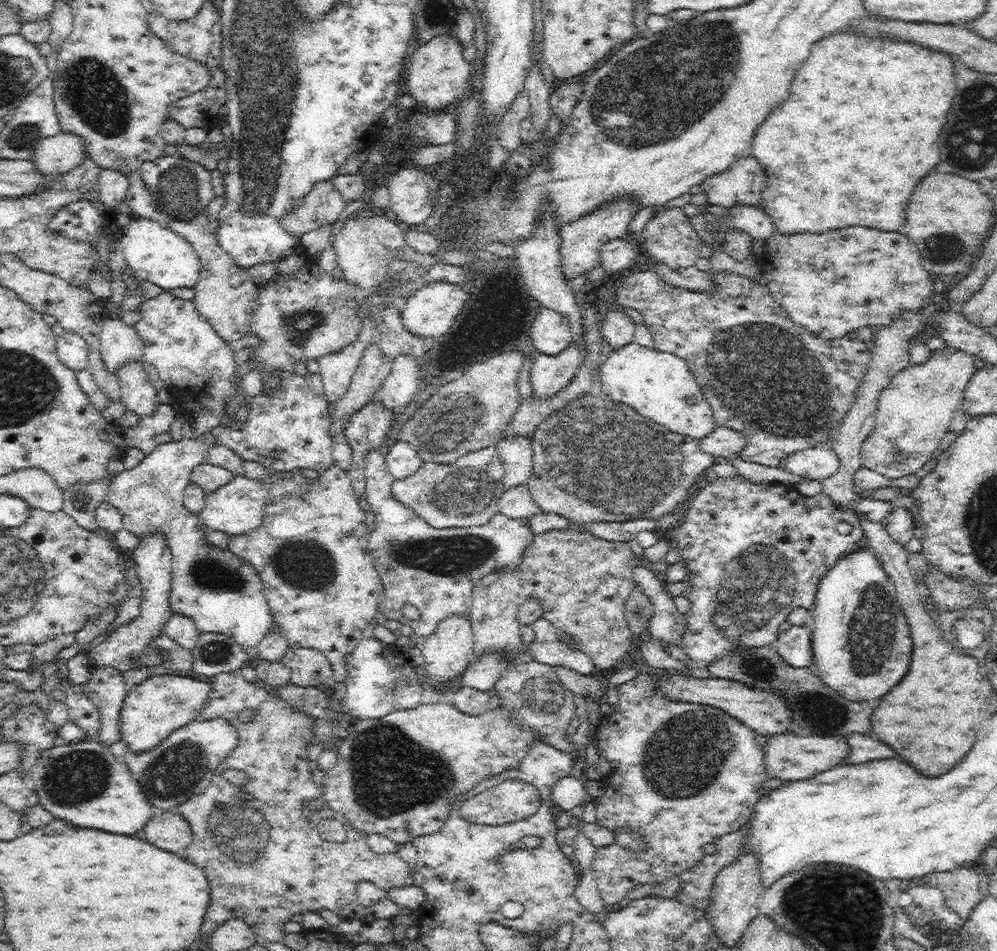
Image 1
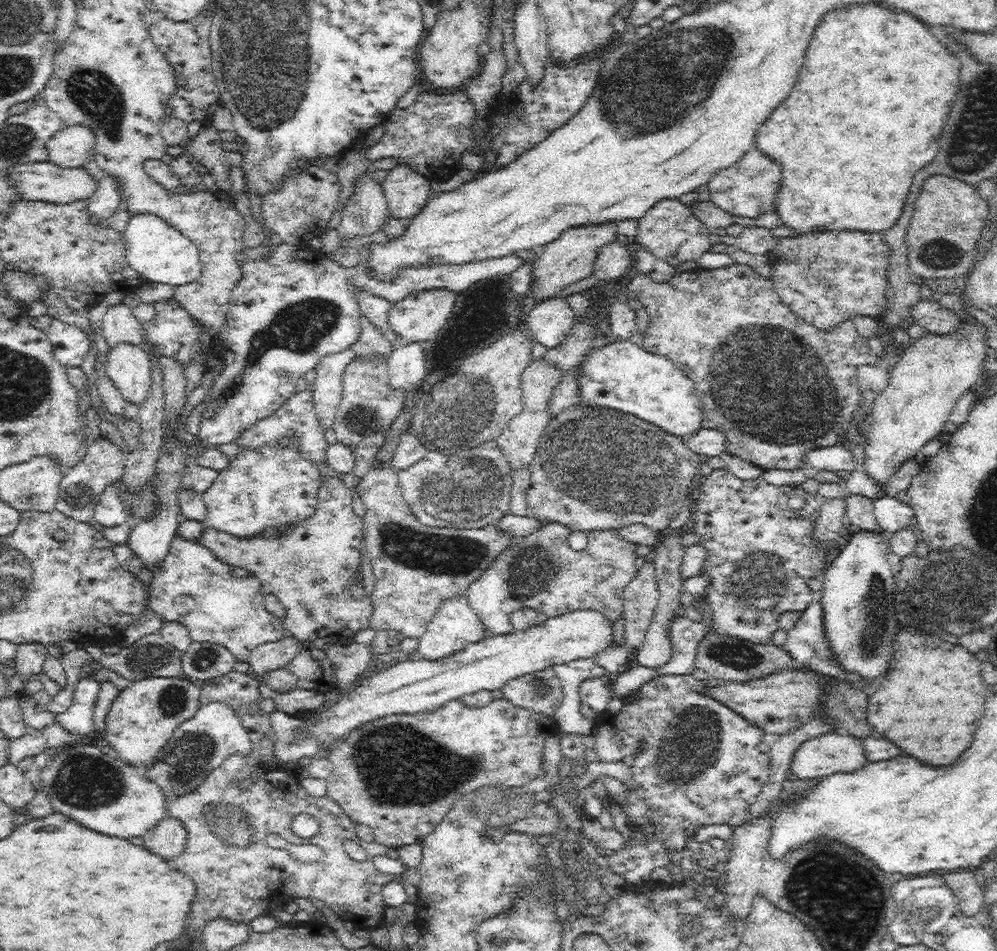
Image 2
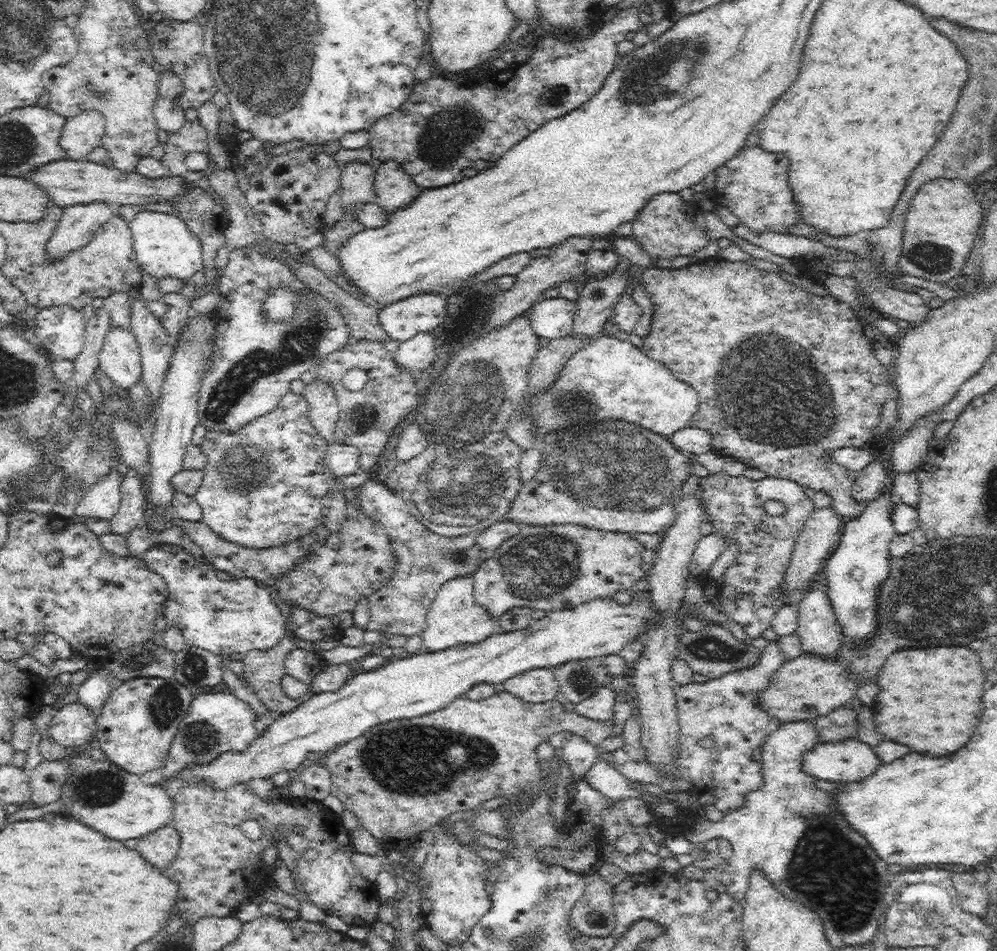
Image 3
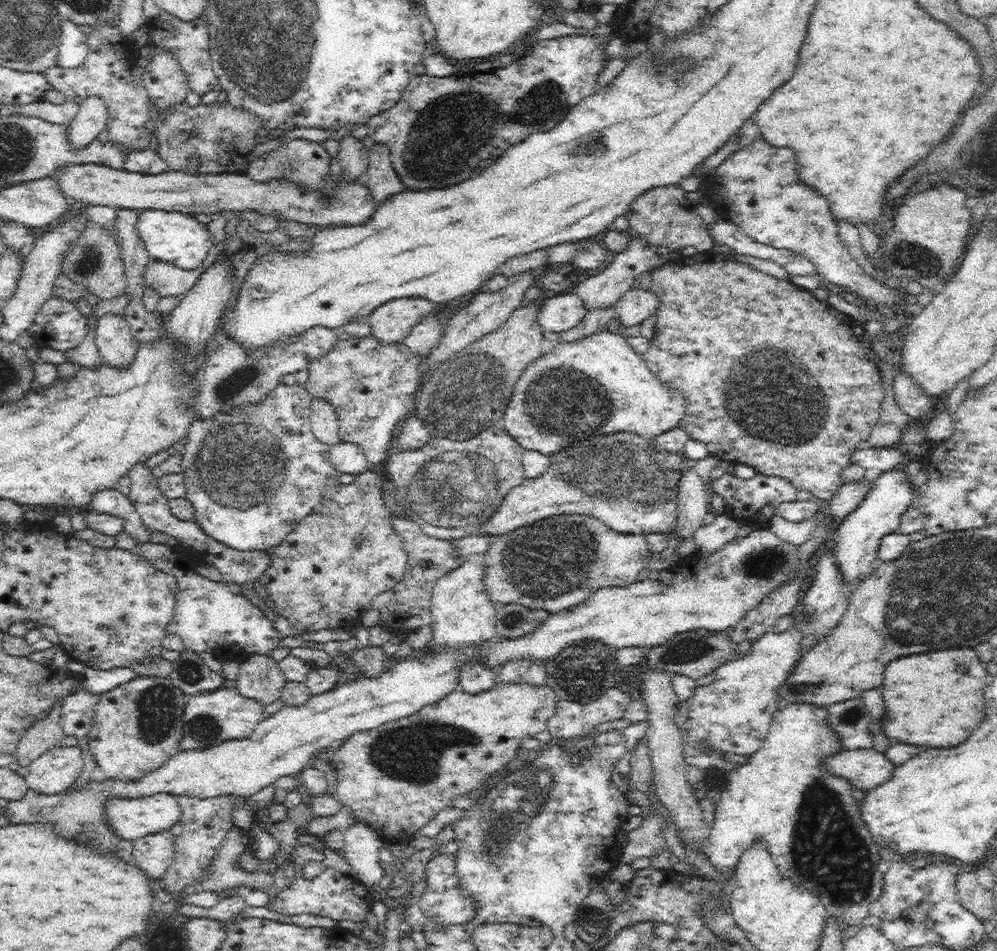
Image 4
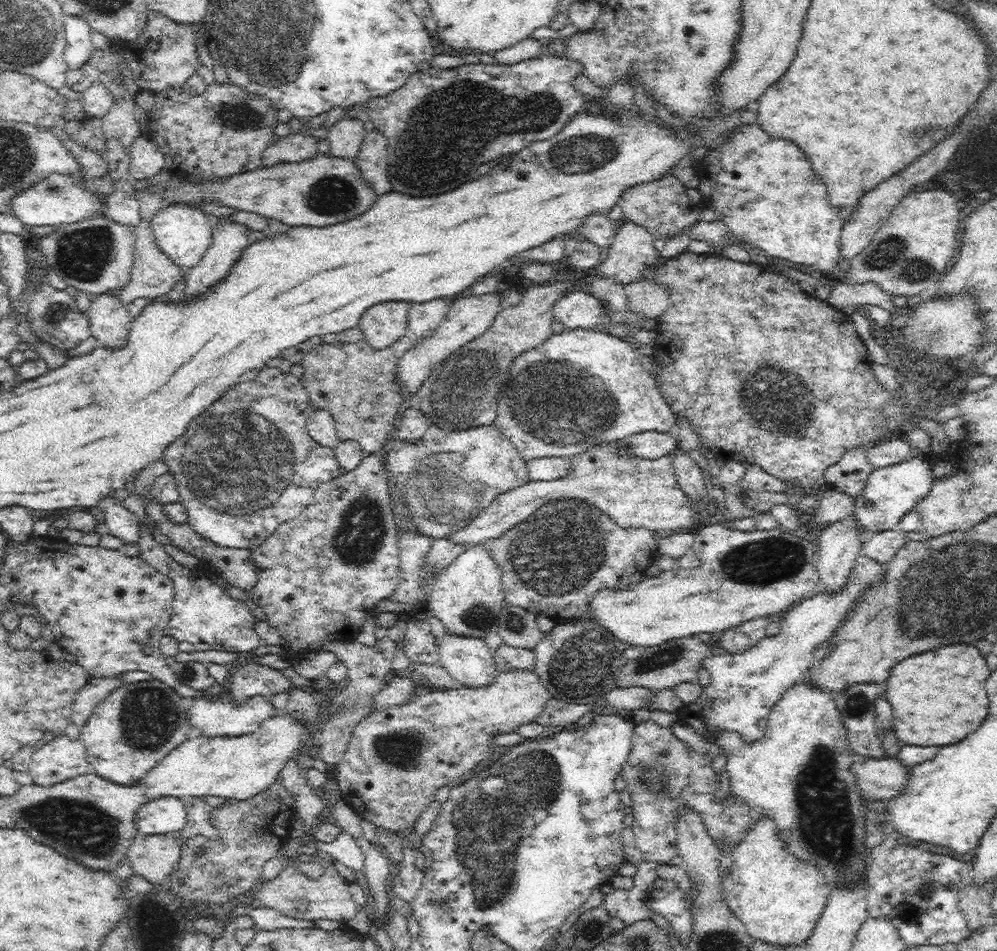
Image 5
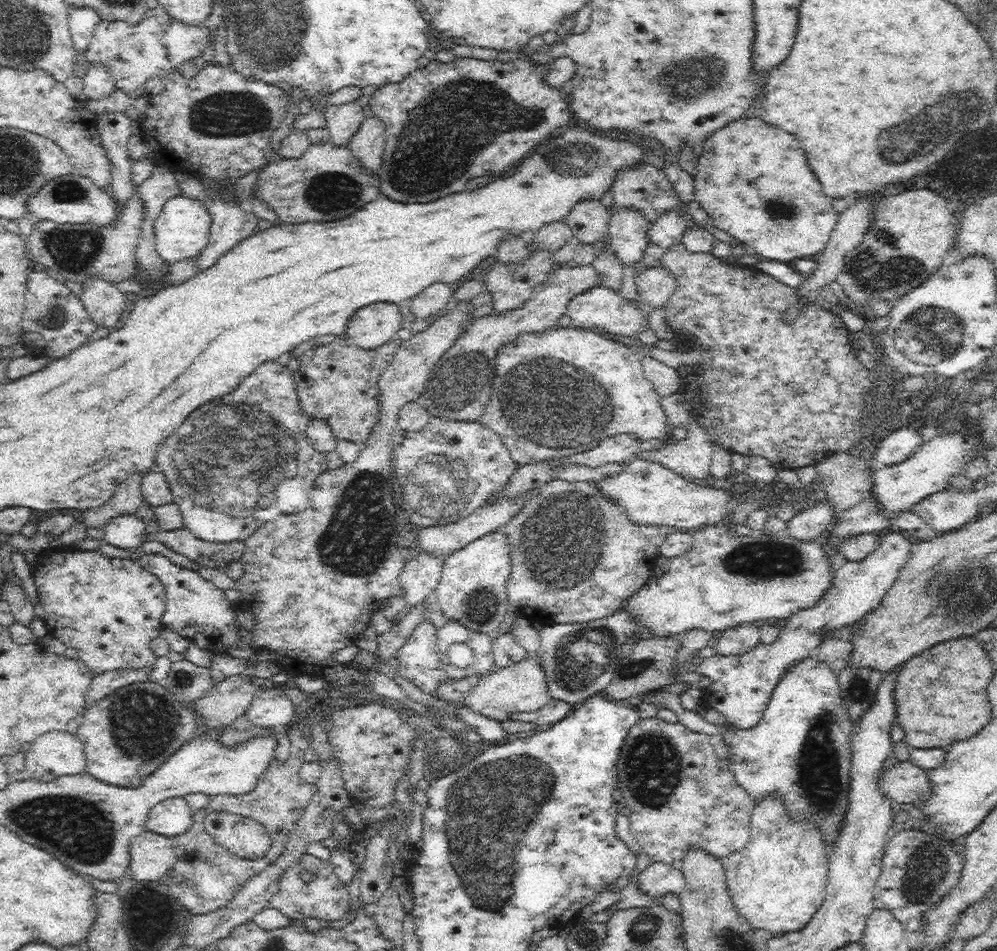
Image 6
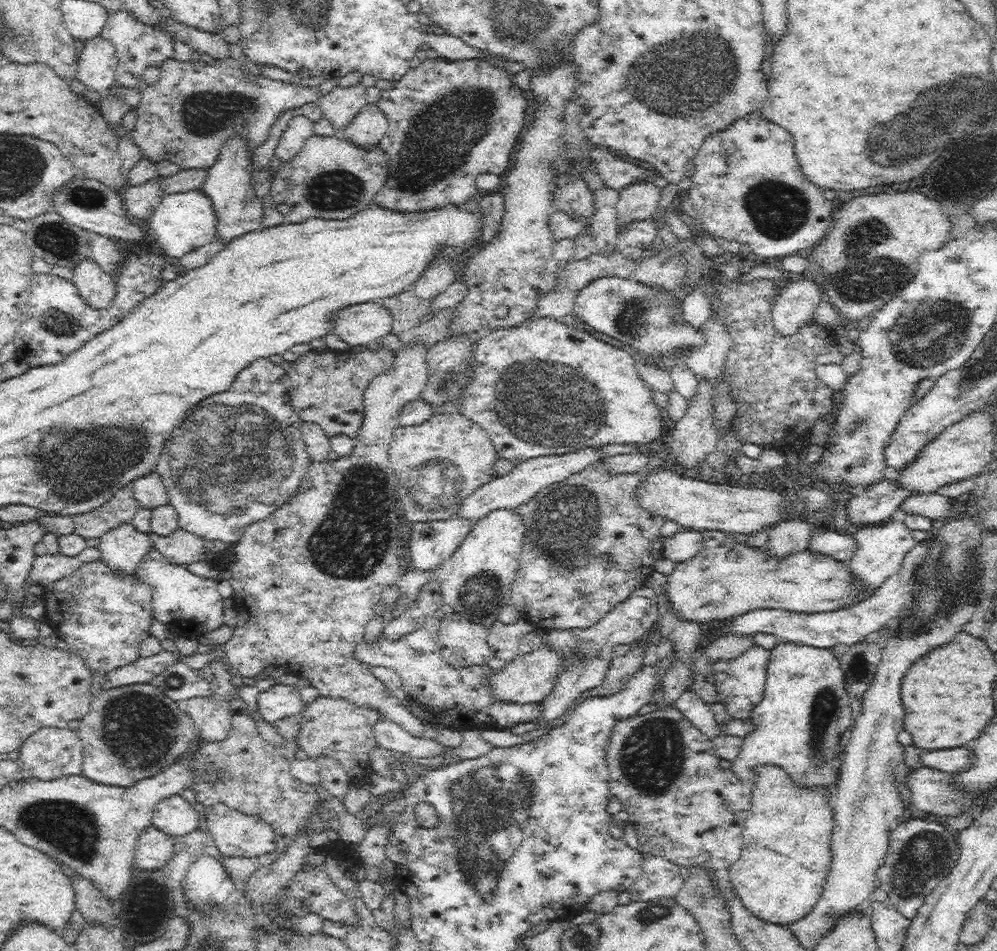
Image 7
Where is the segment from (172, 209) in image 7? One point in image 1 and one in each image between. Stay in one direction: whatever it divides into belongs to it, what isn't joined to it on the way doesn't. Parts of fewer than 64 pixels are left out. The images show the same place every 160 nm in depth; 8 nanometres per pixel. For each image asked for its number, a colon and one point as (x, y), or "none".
1: (156, 254)
2: (157, 250)
3: (164, 244)
4: (176, 237)
5: (183, 231)
6: (182, 228)

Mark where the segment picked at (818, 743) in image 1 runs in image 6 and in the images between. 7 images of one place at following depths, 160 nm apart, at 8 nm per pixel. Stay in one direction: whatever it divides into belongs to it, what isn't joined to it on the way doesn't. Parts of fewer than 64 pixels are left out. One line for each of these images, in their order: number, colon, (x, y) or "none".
2: (831, 754)
3: (849, 762)
4: (867, 769)
5: (880, 780)
6: (907, 783)

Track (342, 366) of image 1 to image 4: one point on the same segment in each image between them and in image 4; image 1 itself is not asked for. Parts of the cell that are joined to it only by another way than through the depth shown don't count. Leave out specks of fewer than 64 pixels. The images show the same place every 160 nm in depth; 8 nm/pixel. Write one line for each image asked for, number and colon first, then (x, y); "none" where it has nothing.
2: (326, 391)
3: (323, 408)
4: (323, 421)

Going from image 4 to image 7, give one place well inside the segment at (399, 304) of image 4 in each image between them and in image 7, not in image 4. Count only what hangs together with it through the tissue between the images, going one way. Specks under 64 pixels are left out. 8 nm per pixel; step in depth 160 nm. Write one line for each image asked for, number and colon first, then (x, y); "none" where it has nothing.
5: (381, 325)
6: (369, 326)
7: (360, 324)

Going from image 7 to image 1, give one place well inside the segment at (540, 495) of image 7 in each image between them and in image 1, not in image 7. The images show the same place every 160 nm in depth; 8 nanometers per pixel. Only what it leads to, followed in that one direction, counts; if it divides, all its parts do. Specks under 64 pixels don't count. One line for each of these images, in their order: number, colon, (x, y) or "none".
1: (581, 581)
2: (541, 571)
3: (551, 567)
4: (555, 563)
5: (555, 561)
6: (577, 555)

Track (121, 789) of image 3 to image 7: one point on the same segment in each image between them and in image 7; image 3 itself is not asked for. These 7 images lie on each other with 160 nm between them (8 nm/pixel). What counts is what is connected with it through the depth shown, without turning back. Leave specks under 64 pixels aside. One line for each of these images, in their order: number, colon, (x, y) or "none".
4: (133, 818)
5: (162, 816)
6: (173, 817)
7: (173, 815)

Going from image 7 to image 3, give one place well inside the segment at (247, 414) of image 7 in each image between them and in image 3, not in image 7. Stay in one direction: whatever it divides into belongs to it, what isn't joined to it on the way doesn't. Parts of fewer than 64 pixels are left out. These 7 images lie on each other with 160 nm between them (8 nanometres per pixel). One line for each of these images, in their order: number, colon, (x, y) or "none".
3: (262, 485)
4: (251, 472)
5: (246, 464)
6: (236, 462)

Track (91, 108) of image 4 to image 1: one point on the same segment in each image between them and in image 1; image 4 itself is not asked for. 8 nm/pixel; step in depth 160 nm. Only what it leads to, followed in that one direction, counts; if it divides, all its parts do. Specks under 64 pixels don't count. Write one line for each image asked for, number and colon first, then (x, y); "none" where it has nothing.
1: (58, 154)
2: (73, 145)
3: (82, 132)

